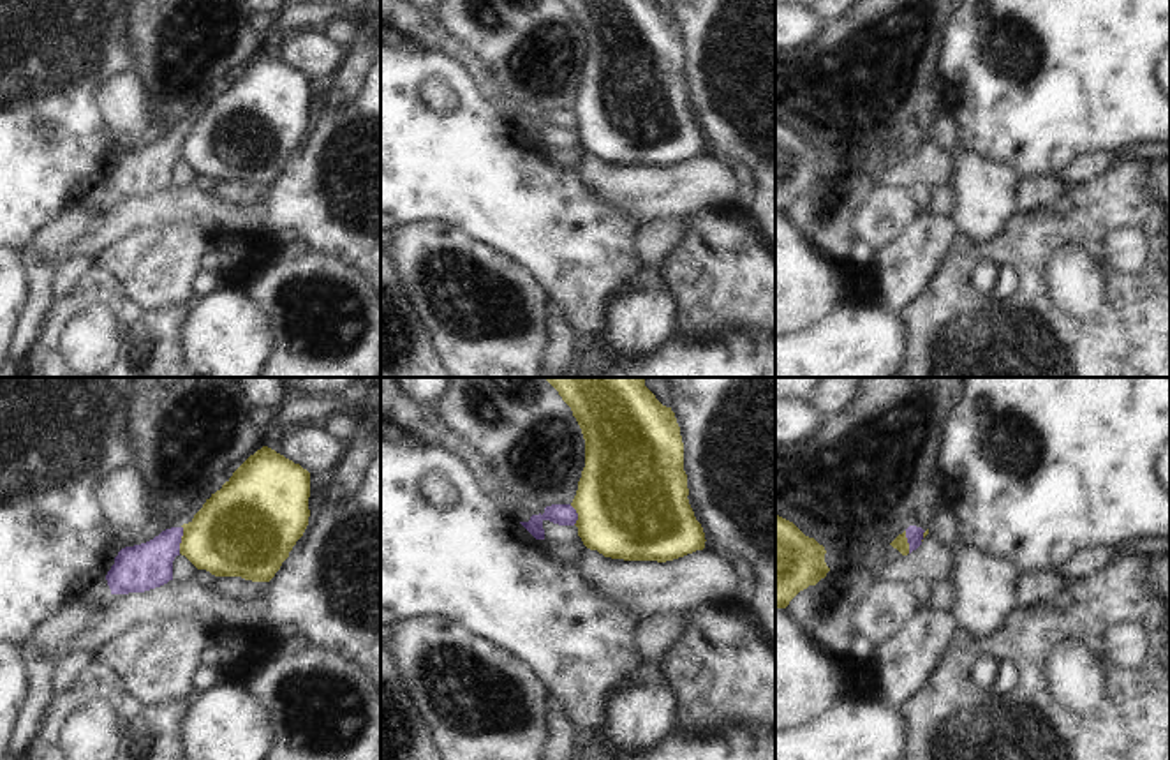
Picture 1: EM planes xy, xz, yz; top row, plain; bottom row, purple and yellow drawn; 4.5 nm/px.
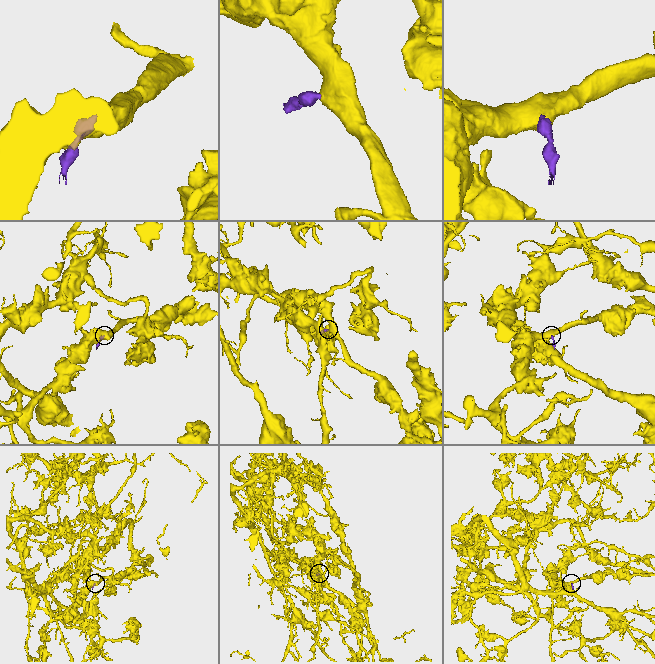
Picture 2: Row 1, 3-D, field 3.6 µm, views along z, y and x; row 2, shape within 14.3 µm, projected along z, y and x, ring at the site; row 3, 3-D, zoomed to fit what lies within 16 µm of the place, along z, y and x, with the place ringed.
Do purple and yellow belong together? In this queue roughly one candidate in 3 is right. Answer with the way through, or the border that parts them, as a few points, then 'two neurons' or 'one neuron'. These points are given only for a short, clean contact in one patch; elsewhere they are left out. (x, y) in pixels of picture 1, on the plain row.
border xy (182, 131), (178, 157); two neurons

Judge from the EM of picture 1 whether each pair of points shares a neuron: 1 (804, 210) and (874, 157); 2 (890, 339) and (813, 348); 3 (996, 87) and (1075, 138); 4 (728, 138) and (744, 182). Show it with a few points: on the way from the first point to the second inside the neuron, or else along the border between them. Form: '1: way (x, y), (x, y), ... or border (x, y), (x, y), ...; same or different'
1: way (821, 210), (857, 175); same
2: way (871, 342), (864, 348), (832, 348); same
3: way (1015, 89), (1024, 96), (1033, 96), (1056, 119); same
4: border (730, 161), (739, 161), (751, 173), (753, 201); different

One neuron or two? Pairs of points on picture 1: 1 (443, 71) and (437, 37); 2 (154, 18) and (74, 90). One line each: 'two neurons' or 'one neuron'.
1: two neurons
2: two neurons

